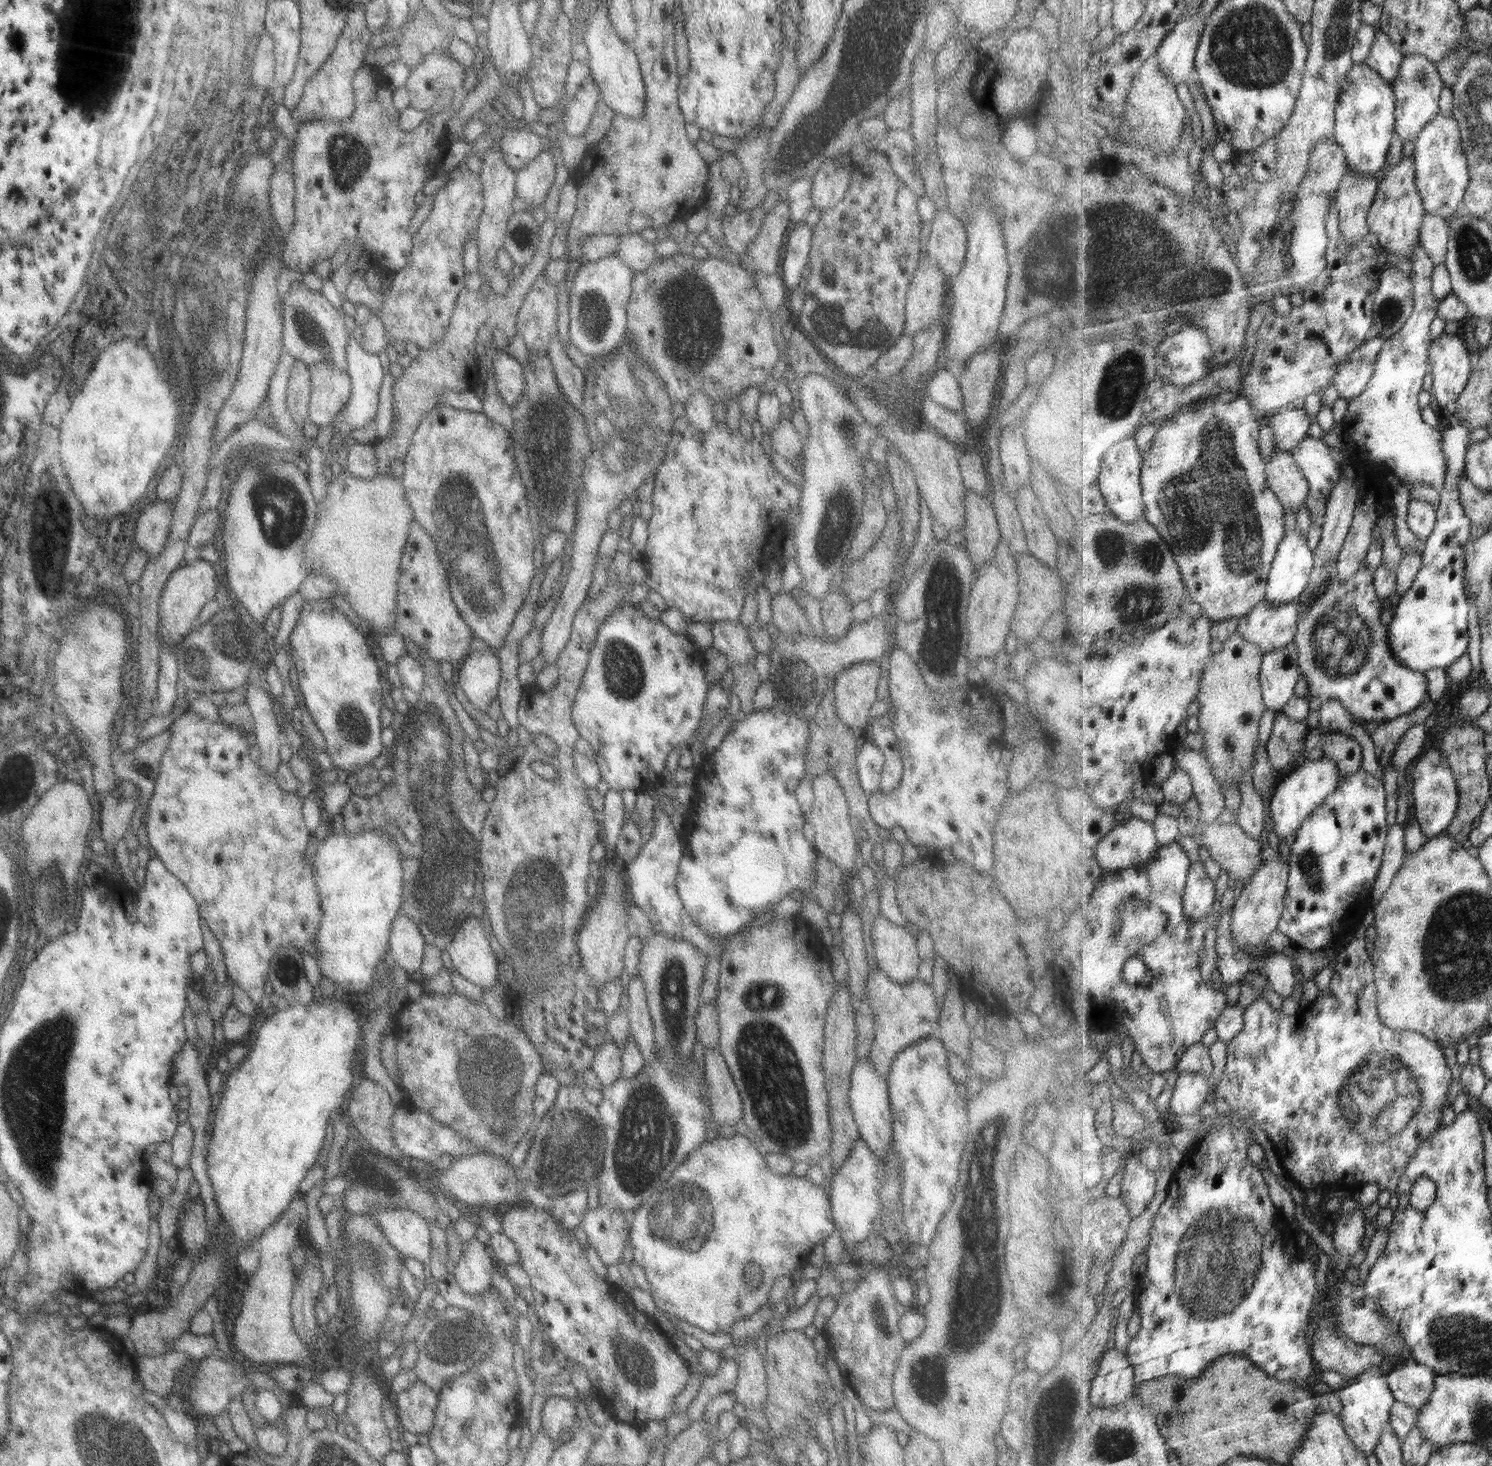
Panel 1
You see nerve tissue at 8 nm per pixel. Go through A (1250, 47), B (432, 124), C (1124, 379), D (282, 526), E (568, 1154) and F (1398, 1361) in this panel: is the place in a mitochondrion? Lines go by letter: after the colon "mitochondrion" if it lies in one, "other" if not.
A: mitochondrion
B: other
C: mitochondrion
D: mitochondrion
E: mitochondrion
F: other

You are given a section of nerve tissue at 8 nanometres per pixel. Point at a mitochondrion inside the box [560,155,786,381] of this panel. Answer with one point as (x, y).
(594, 315)

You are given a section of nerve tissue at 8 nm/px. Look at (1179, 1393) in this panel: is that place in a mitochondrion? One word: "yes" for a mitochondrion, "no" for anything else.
no

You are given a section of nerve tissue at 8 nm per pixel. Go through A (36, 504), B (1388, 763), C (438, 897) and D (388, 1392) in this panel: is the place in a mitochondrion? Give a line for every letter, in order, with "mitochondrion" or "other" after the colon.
A: other
B: other
C: mitochondrion
D: other

